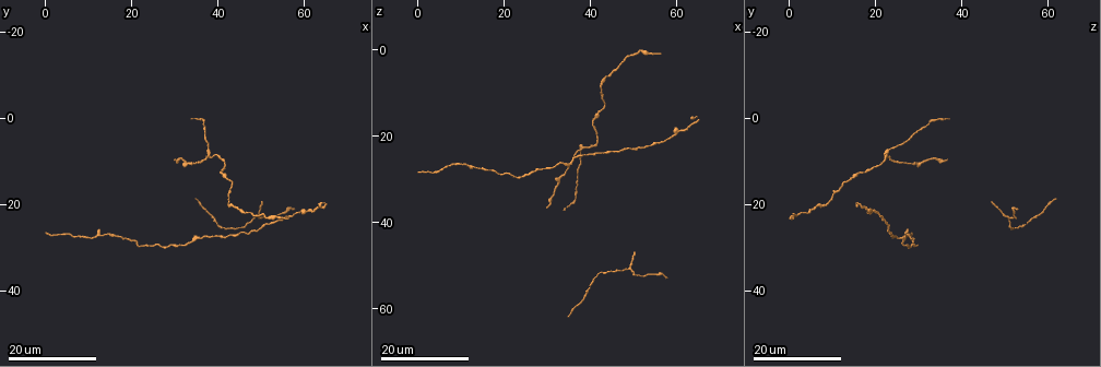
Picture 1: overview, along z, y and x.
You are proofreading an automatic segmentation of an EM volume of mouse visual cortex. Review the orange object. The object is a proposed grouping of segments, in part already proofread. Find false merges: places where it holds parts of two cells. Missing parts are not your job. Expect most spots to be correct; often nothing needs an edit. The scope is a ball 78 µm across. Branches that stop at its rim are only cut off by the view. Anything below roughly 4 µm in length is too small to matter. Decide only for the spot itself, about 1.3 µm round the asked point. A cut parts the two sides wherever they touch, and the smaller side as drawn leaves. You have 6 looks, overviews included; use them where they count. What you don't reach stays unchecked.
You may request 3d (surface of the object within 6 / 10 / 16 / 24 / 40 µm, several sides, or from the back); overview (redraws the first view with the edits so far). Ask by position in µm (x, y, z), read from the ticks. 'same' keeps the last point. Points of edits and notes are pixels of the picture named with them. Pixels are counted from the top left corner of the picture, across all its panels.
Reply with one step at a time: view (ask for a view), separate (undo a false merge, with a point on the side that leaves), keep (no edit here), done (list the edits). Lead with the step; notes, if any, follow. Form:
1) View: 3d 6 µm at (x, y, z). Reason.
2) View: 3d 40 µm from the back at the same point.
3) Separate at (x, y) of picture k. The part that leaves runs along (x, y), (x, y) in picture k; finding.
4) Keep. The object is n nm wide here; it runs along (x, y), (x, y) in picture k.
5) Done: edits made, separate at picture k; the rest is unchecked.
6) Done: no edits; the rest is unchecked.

View: 3d 24 µm at (31.5, 9.5, 33.5). Calibre changes.

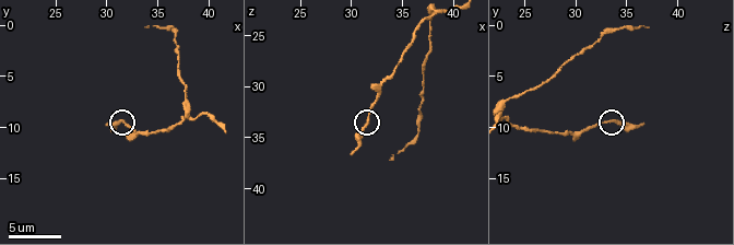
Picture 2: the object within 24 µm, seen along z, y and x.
View: 3d 6 µm at (31.4, 9.4, 33.8).

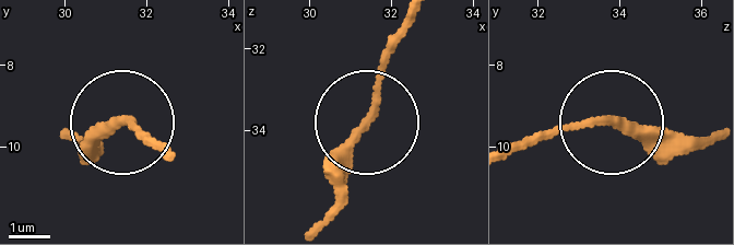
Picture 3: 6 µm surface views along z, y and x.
Keep. It runs along (511, 154), (616, 119), (710, 141) in picture 3; continuous, no second cell.

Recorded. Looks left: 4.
View: 3d 16 µm at (38.0, 9.0, 23.5). Three arms meet.

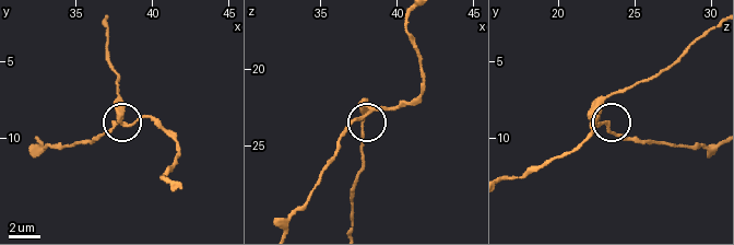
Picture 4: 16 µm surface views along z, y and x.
View: 3d 10 µm at (37.8, 9.0, 23.0). Zoom in.

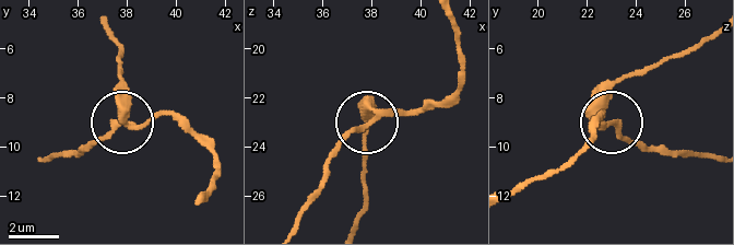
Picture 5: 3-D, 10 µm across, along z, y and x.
Keep. It runs along (509, 194), (578, 155), (626, 77) in picture 5; continuous, no second cell.

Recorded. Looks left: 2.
View: 3d 24 µm at (42.0, 17.5, 10.5). Sudden change in width.

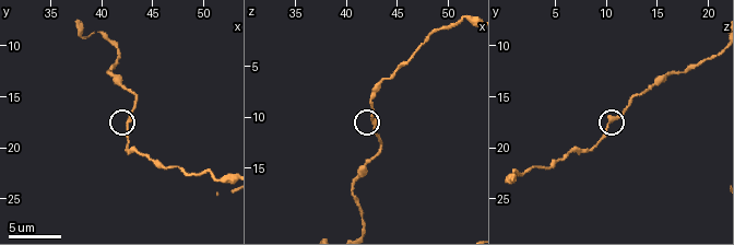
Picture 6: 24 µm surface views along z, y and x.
View: 3d 10 µm at (42.8, 18.0, 10.4). Zoom in.

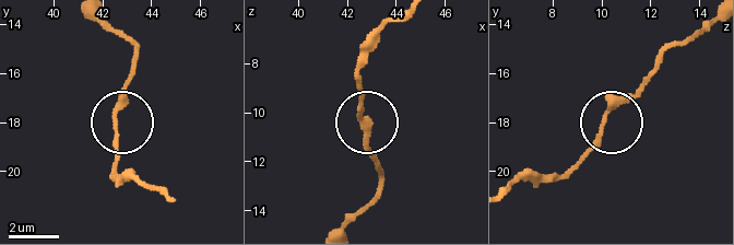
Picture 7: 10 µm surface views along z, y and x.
Keep. 3 arms meet here; it runs along (346, 222), (378, 184), (378, 165), (359, 115), (359, 80) in picture 7; one cell here.

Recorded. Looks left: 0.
Done: no edits; the rest is unchecked.

